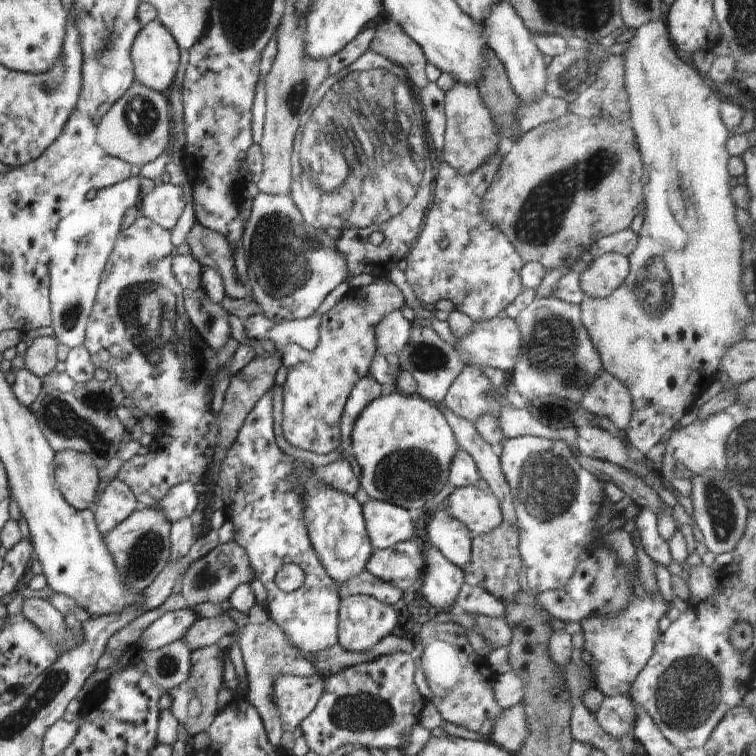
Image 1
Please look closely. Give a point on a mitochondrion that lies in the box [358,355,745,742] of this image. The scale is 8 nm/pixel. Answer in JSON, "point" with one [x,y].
{"point":[687,692]}

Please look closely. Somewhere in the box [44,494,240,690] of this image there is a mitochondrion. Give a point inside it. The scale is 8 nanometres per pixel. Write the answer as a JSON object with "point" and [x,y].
{"point":[145,552]}

